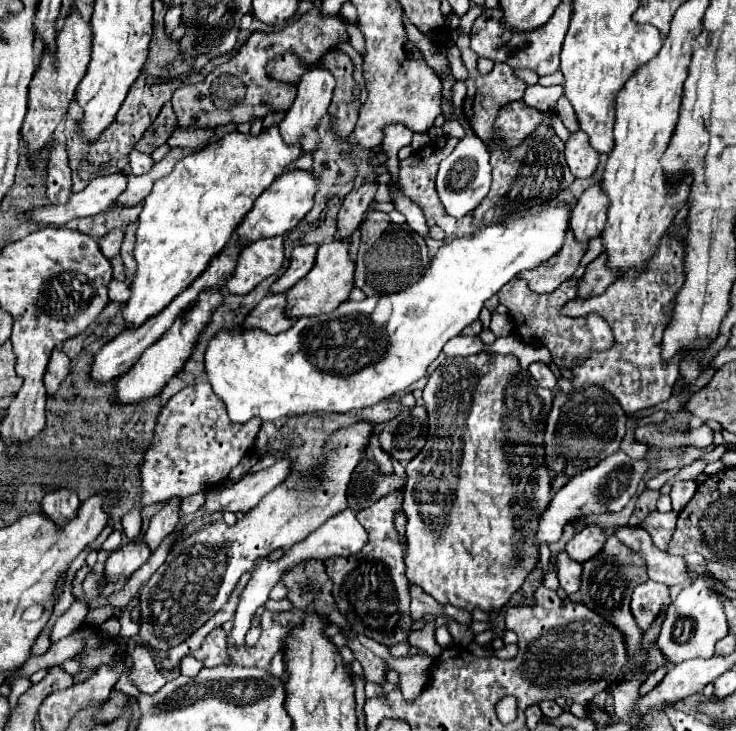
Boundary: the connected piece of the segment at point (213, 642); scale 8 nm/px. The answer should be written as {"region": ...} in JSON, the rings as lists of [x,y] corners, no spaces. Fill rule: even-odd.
{"region":[[[219,627],[219,629],[213,629],[203,645],[191,653],[195,659],[199,659],[205,667],[215,667],[215,665],[221,665],[221,663],[231,663],[229,661],[229,655],[227,655],[227,633]]]}

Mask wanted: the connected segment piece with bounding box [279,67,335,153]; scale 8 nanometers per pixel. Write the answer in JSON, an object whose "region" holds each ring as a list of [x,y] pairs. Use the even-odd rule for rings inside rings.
{"region":[[[315,67],[303,75],[303,79],[297,87],[297,97],[295,97],[293,105],[289,107],[285,119],[279,123],[281,137],[287,145],[299,145],[303,149],[303,153],[311,153],[317,149],[317,145],[319,145],[317,125],[321,123],[323,115],[327,113],[327,107],[329,107],[331,95],[333,95],[333,87],[335,87],[333,75],[329,75],[329,71],[323,71],[321,67]]]}

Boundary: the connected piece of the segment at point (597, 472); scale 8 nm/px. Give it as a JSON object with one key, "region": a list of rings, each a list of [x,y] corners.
{"region":[[[617,451],[615,455],[609,455],[603,459],[603,463],[595,465],[593,469],[587,469],[573,477],[565,487],[561,487],[549,501],[547,509],[539,515],[539,527],[535,531],[535,547],[539,549],[543,543],[555,543],[559,541],[563,527],[575,519],[589,517],[589,515],[599,515],[599,513],[613,513],[621,511],[629,499],[637,493],[639,481],[649,469],[645,459],[631,461],[623,451]]]}

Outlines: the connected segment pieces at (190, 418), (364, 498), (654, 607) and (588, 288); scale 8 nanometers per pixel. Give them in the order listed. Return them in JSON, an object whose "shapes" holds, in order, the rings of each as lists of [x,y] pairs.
{"shapes":[[[[207,381],[185,385],[175,393],[161,409],[155,425],[155,435],[145,451],[141,473],[141,507],[121,517],[123,535],[133,541],[141,533],[141,509],[171,497],[189,497],[207,491],[223,483],[229,471],[255,447],[261,419],[249,419],[247,423],[231,423],[223,401],[211,391]]],[[[363,459],[351,475],[351,483],[347,491],[349,509],[361,511],[365,507],[371,507],[371,503],[375,503],[387,493],[393,493],[401,485],[403,485],[401,477],[397,475],[385,477],[377,471],[377,467],[369,459]]],[[[645,581],[631,595],[631,613],[641,629],[649,629],[661,611],[671,603],[669,587],[657,581]]],[[[599,255],[595,261],[591,261],[585,267],[583,277],[579,279],[577,287],[577,299],[587,299],[601,295],[611,283],[615,283],[615,273],[605,267],[605,255]]]]}

